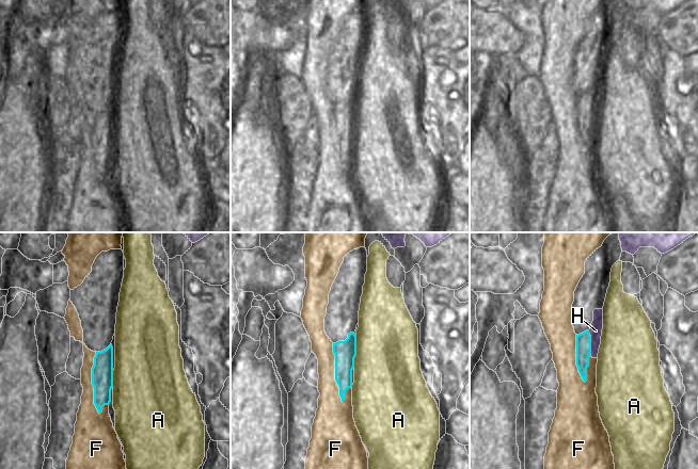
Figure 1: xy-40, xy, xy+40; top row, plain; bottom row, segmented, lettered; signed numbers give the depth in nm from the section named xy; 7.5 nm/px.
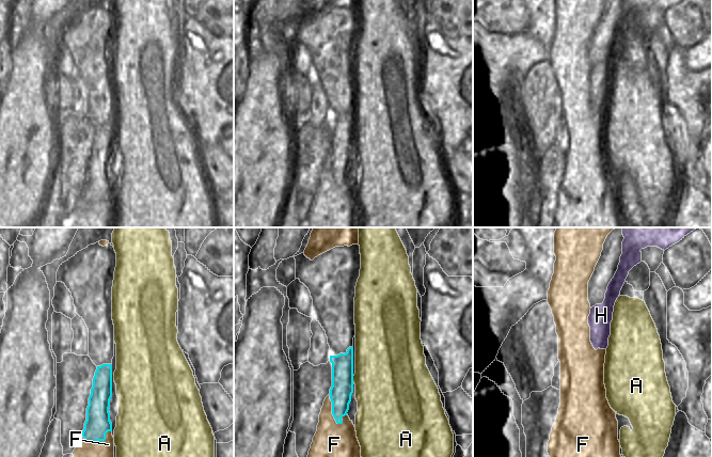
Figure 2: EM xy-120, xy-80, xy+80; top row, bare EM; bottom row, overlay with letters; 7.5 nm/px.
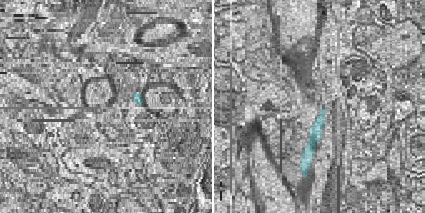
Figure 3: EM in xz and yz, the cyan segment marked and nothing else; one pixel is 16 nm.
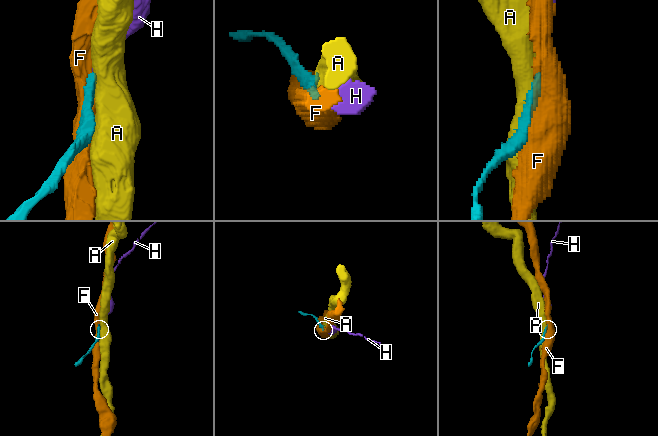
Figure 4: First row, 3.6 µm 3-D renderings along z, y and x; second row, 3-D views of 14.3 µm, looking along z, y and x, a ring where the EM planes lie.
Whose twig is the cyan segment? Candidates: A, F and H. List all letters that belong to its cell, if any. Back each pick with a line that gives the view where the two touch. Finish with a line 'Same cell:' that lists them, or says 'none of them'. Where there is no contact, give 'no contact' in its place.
H: meets cyan in xy+40
Same cell: H

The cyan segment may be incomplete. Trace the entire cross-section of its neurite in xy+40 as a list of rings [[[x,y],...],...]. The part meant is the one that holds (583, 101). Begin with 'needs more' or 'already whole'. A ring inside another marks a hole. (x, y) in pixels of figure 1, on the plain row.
needs more | [[[603,70],[593,71],[593,82],[589,92],[576,96],[576,127],[583,142],[587,143],[589,118],[598,119],[603,91]]]

